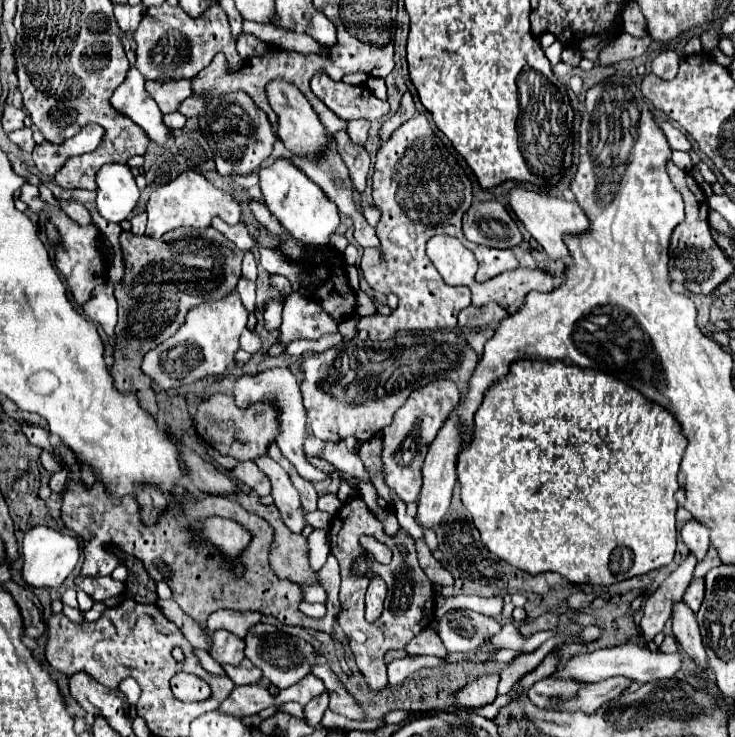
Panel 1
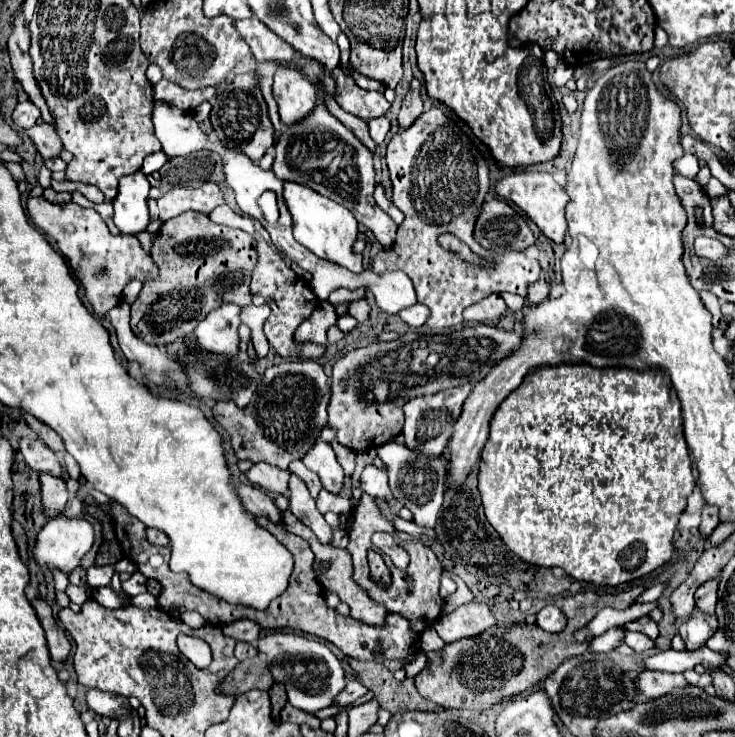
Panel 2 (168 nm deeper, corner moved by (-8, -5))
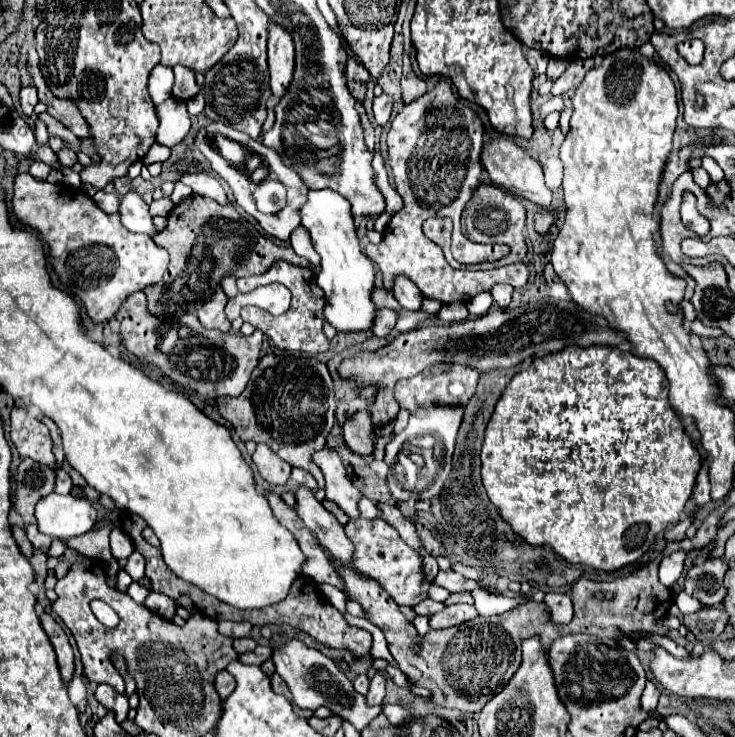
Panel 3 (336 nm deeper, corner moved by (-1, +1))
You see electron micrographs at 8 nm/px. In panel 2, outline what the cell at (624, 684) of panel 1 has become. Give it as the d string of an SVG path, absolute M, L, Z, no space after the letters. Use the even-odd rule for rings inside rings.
M640 672L634 678L634 686L636 686L636 696L646 696L646 698L656 698L656 696L664 696L674 688L686 686L688 682L684 680L682 674L668 674L668 672Z

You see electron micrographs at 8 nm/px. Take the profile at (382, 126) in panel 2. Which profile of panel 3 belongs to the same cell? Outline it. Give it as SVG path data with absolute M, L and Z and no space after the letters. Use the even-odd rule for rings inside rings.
M381 94L373 100L373 114L375 114L375 122L377 124L385 124L391 116L391 108L393 108L393 98L389 94Z

